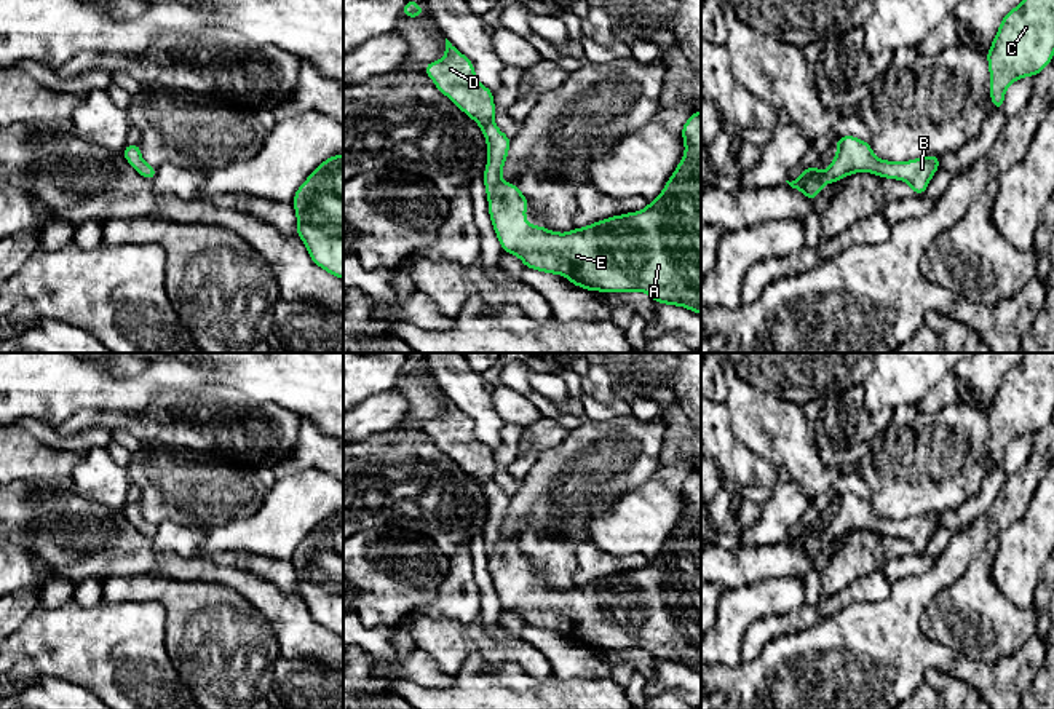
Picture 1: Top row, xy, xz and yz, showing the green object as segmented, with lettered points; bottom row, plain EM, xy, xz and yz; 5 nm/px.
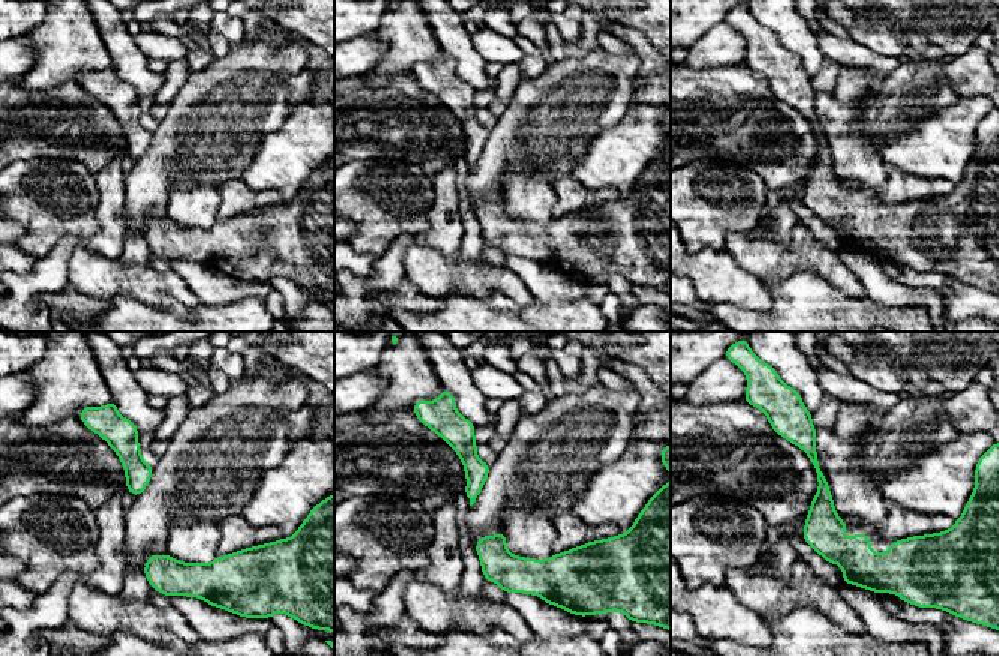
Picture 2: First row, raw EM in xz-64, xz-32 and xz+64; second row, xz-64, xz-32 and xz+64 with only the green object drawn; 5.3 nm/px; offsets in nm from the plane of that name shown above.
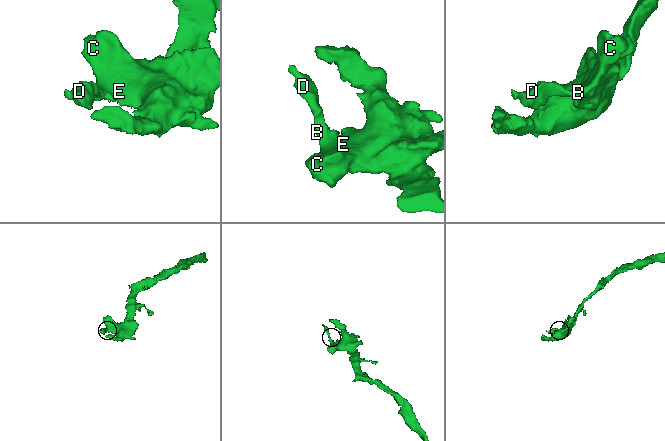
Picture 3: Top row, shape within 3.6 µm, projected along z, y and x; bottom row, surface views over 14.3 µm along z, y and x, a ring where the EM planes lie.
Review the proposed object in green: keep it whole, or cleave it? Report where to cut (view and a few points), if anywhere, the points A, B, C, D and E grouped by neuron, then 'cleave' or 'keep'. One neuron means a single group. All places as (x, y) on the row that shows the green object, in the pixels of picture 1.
no cut; A B C D E; keep

